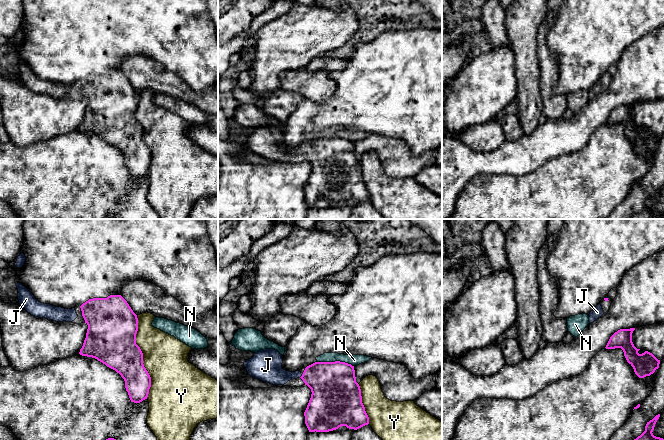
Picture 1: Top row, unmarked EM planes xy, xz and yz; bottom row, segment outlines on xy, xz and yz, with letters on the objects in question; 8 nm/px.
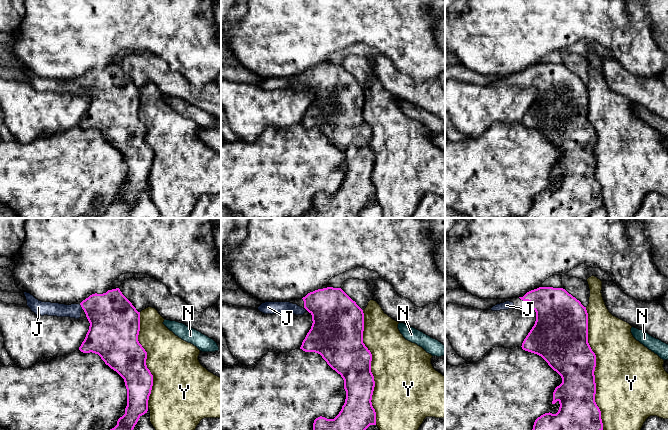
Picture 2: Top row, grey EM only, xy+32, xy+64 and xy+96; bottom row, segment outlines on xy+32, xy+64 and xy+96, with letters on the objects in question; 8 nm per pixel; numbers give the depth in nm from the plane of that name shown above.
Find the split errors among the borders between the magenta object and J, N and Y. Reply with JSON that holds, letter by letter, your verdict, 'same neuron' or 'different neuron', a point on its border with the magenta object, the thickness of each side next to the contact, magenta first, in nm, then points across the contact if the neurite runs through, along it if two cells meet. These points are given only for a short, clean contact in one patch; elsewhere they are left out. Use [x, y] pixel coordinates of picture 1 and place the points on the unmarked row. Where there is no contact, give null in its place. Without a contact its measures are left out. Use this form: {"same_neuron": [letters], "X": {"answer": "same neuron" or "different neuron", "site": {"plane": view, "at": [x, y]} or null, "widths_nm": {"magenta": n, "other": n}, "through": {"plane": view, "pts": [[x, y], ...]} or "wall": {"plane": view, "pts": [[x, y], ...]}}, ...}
{"same_neuron": ["J"], "J": {"answer": "same neuron", "site": {"plane": "xz", "at": [302, 151]}, "widths_nm": {"magenta": 360, "other": 180}, "through": {"plane": "xz", "pts": [[332, 159], [319, 152], [302, 151], [276, 151], [271, 148]]}}, "N": {"answer": "different neuron", "site": {"plane": "xz", "at": [336, 137]}, "widths_nm": {"magenta": 380, "other": 90}}, "Y": {"answer": "different neuron", "site": {"plane": "xy", "at": [142, 134]}, "widths_nm": {"magenta": 340, "other": 360}}}

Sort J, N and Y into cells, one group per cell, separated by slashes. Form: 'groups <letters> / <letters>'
groups J / N / Y

